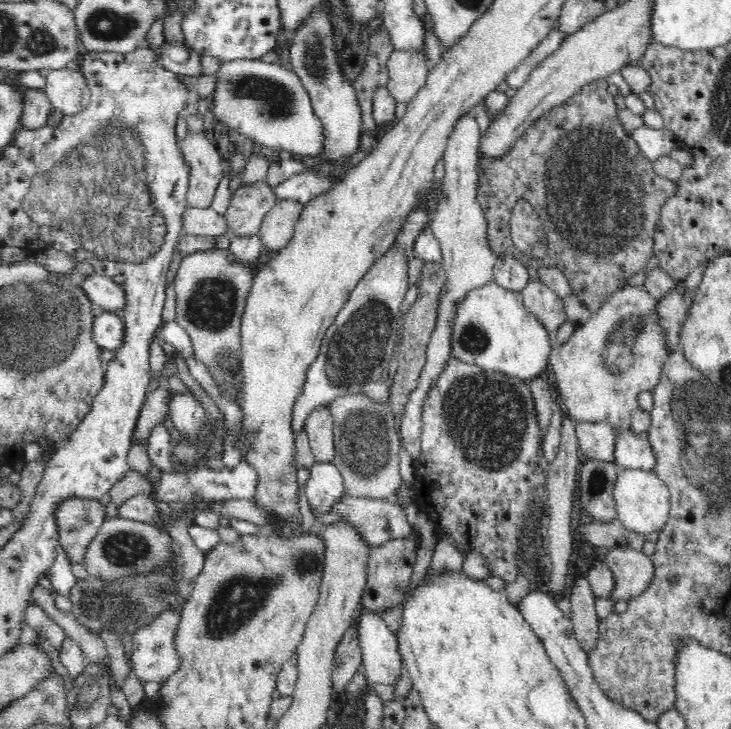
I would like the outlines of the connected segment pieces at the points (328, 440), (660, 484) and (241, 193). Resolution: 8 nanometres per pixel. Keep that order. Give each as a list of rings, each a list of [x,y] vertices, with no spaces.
[[[327,405],[314,407],[305,418],[303,429],[308,444],[317,461],[330,461],[333,458],[332,417]]]
[[[618,466],[613,488],[613,501],[617,512],[617,520],[628,531],[644,536],[660,530],[667,521],[671,495],[668,486],[656,471]]]
[[[268,177],[256,182],[241,182],[232,188],[224,212],[229,233],[238,237],[257,236],[266,212],[275,206],[277,199]]]

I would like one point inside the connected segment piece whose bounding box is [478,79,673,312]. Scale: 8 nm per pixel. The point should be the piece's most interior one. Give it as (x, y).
(574, 160)

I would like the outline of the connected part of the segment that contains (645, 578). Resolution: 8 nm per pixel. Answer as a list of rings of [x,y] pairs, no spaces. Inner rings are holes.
[[[612,547],[603,550],[602,557],[616,575],[614,600],[628,600],[646,590],[655,575],[655,566],[650,555],[642,553],[638,547]]]

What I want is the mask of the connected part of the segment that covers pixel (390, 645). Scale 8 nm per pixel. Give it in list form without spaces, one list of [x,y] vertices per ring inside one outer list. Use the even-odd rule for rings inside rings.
[[[359,606],[352,625],[361,654],[360,669],[367,679],[367,686],[378,683],[396,685],[396,680],[400,676],[401,654],[398,650],[397,636],[388,629],[386,622],[382,619],[382,612]]]

